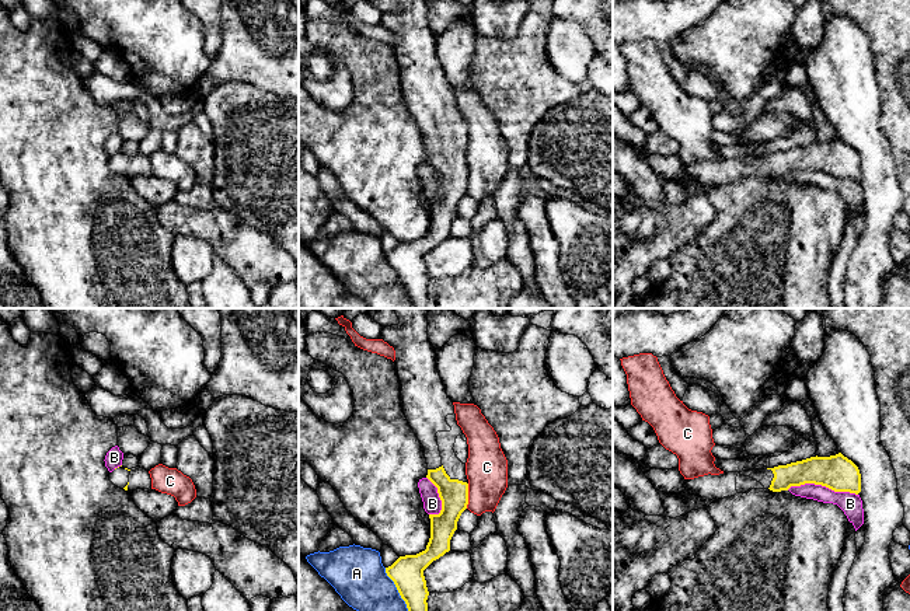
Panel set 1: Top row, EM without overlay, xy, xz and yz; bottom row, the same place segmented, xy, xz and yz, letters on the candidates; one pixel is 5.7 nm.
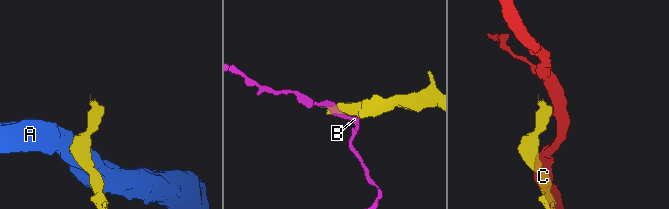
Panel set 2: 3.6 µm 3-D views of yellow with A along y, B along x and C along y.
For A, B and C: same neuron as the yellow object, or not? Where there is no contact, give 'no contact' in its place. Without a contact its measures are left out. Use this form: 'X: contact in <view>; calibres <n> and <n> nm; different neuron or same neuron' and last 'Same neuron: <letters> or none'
A: contact in xz; calibres 190 and 320 nm; different neuron
B: contact in yz; calibres 200 and 120 nm; different neuron
C: contact in xz; calibres 160 and 240 nm; different neuron
Same neuron: none

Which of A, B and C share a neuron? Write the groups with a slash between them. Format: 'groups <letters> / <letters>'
groups A / B / C

